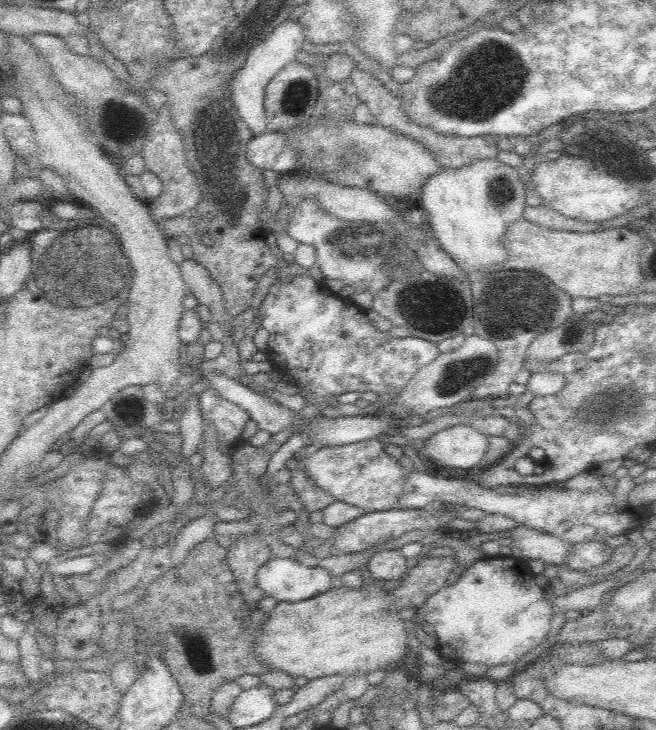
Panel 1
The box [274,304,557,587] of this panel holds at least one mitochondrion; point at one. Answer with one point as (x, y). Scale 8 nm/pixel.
(459, 373)

